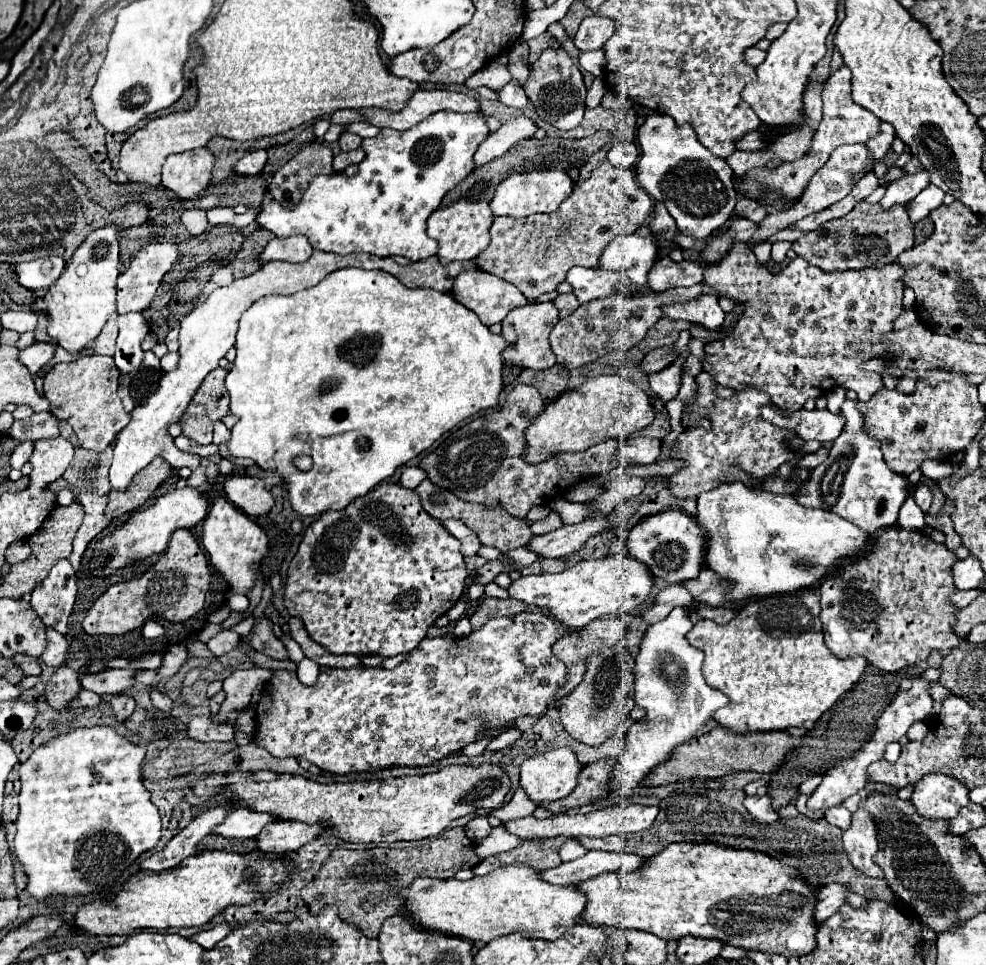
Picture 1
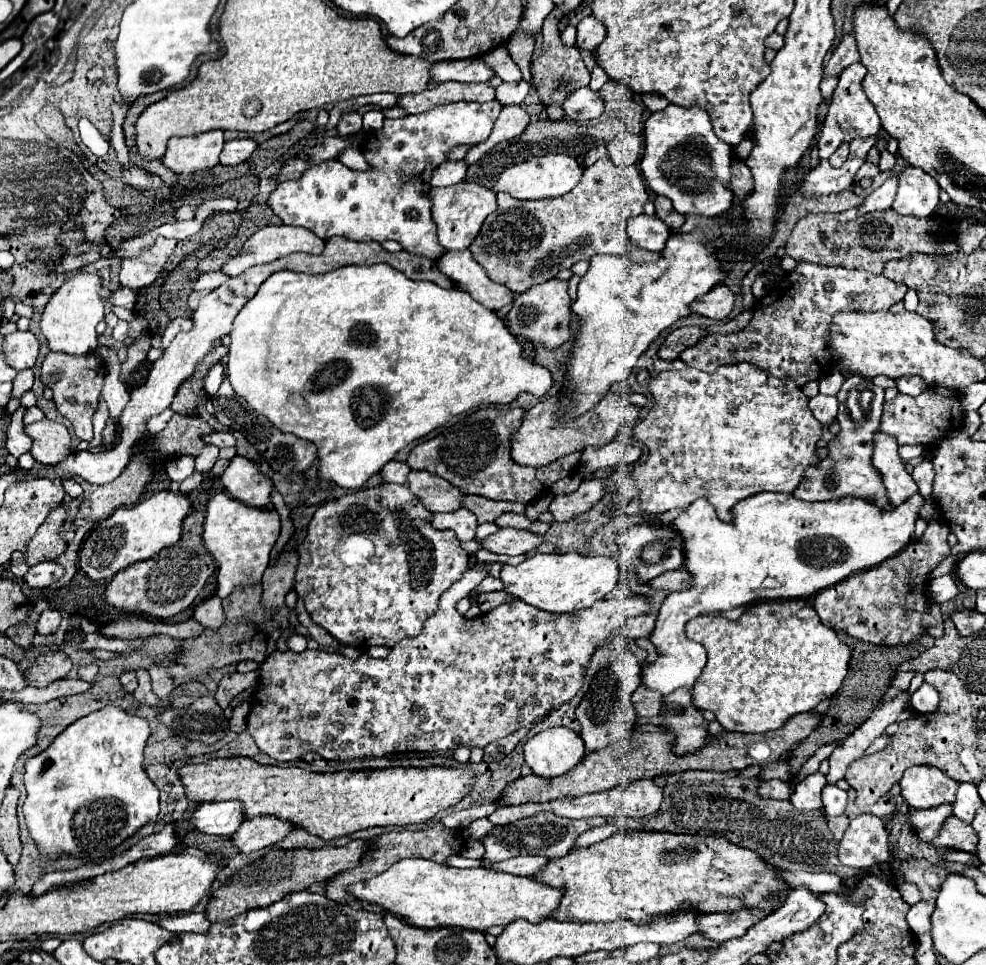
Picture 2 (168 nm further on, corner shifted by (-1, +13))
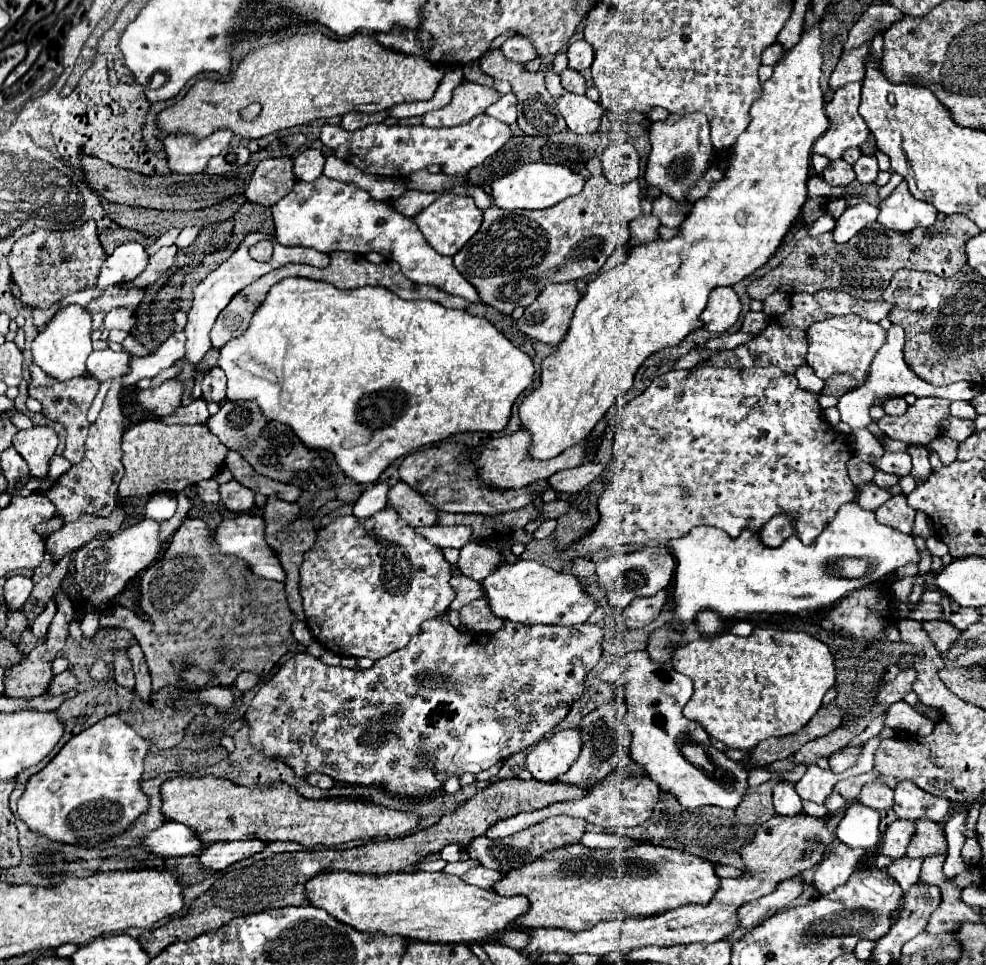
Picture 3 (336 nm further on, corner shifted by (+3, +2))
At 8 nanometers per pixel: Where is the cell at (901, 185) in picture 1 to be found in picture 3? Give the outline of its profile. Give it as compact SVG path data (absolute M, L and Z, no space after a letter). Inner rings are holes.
M864 200L852 204L846 208L846 212L838 218L838 224L834 228L834 240L836 242L848 242L856 232L860 232L864 226L872 224L878 220L880 208L874 204L868 204Z

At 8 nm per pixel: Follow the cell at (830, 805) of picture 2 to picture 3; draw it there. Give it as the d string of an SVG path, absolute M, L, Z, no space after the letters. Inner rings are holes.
M832 792L828 798L826 798L826 802L824 802L824 806L828 808L828 812L830 814L836 814L838 810L842 810L844 806L846 806L846 802L844 802L844 798L840 796L840 794L836 794L836 792Z

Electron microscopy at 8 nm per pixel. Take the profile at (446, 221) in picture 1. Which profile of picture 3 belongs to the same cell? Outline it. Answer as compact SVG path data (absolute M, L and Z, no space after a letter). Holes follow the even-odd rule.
M444 192L426 210L422 210L414 220L416 220L418 228L420 228L420 232L424 234L424 238L428 240L428 244L438 254L454 256L456 252L460 252L460 248L480 228L480 224L482 224L482 210L474 204L474 200L470 196L456 196L452 192Z

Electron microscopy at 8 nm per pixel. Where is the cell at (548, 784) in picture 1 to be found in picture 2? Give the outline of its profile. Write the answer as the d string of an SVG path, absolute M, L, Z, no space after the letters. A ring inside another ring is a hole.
M566 727L546 729L524 745L524 759L534 775L560 777L580 763L584 757L584 741Z

